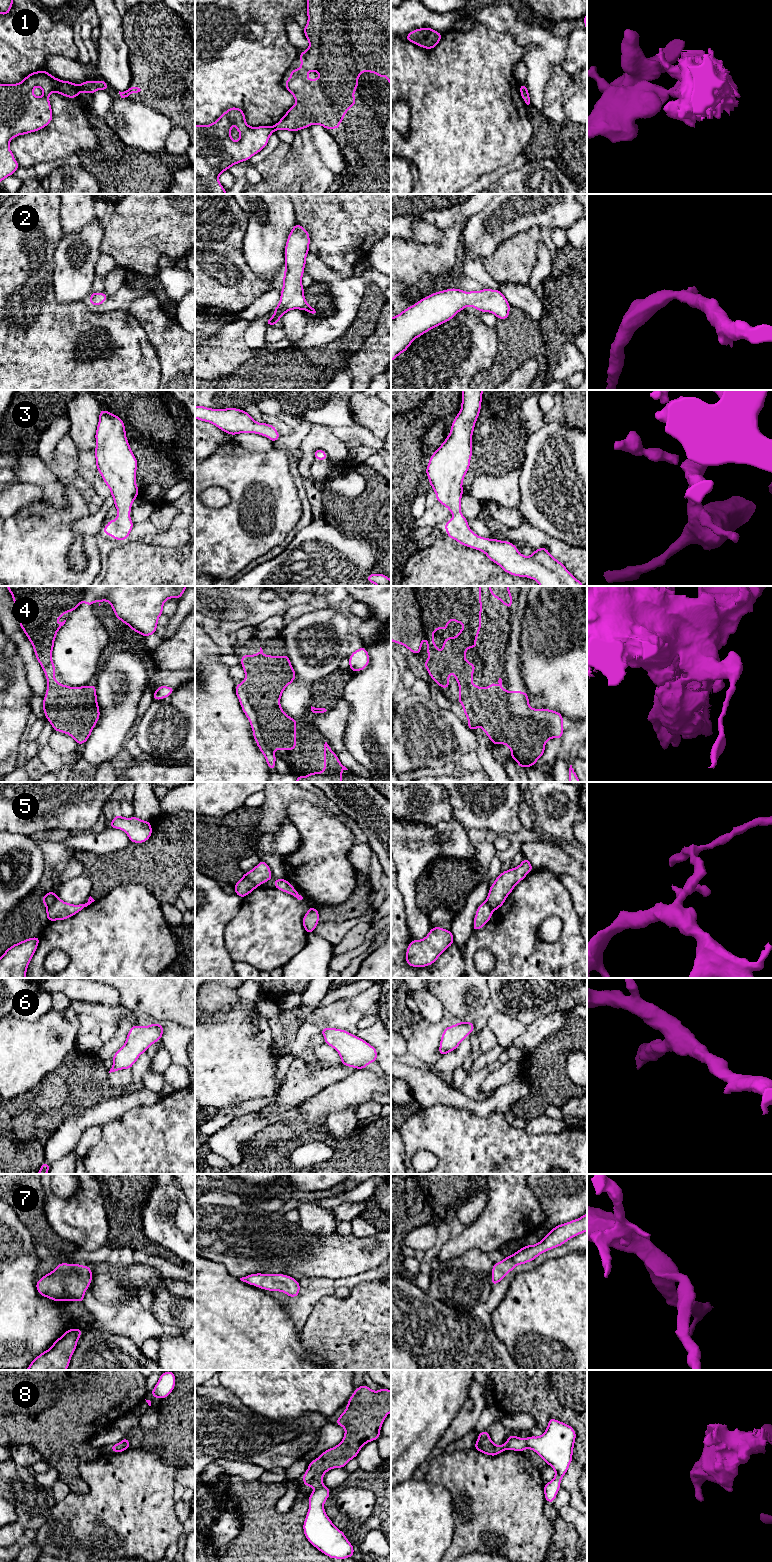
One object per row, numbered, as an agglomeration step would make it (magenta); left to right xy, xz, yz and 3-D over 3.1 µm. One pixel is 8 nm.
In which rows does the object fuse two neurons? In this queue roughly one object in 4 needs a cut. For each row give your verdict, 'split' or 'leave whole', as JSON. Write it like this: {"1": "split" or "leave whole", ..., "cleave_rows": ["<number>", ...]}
{"1": "split", "2": "leave whole", "3": "leave whole", "4": "leave whole", "5": "split", "6": "leave whole", "7": "leave whole", "8": "split", "cleave_rows": ["1", "5", "8"]}

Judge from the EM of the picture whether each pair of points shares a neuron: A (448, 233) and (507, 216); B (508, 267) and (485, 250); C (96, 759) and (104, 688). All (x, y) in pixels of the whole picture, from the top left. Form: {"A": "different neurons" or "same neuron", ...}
{"A": "different neurons", "B": "different neurons", "C": "same neuron"}

